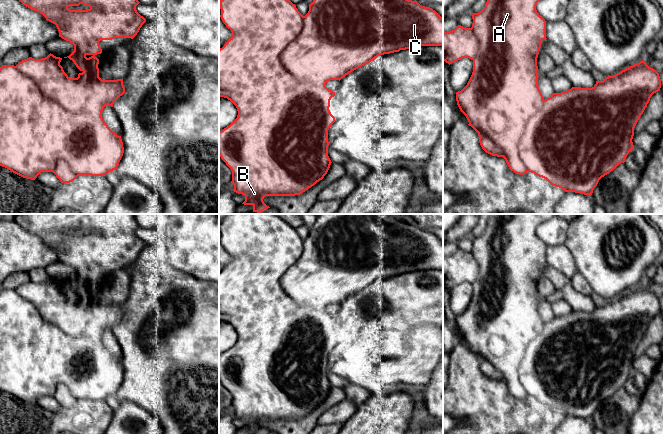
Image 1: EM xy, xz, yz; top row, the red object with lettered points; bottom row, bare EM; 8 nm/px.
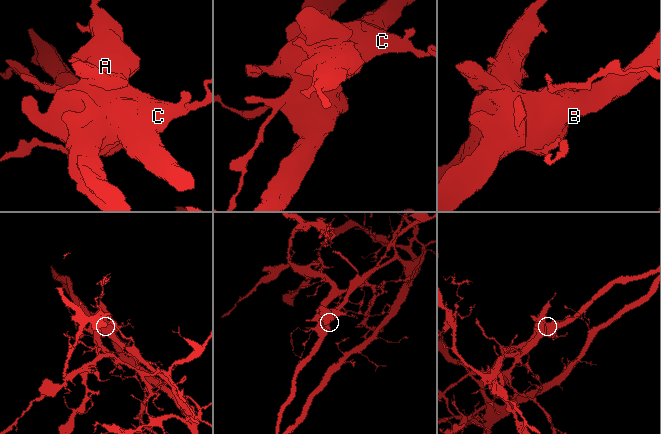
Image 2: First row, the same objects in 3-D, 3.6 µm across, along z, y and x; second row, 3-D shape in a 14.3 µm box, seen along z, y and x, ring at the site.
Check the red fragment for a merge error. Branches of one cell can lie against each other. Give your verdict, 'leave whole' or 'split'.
split

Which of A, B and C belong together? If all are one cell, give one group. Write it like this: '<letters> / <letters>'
A C / B

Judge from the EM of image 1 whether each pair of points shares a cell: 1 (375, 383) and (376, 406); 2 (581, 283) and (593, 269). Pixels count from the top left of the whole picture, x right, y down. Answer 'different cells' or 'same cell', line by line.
1: different cells
2: different cells

